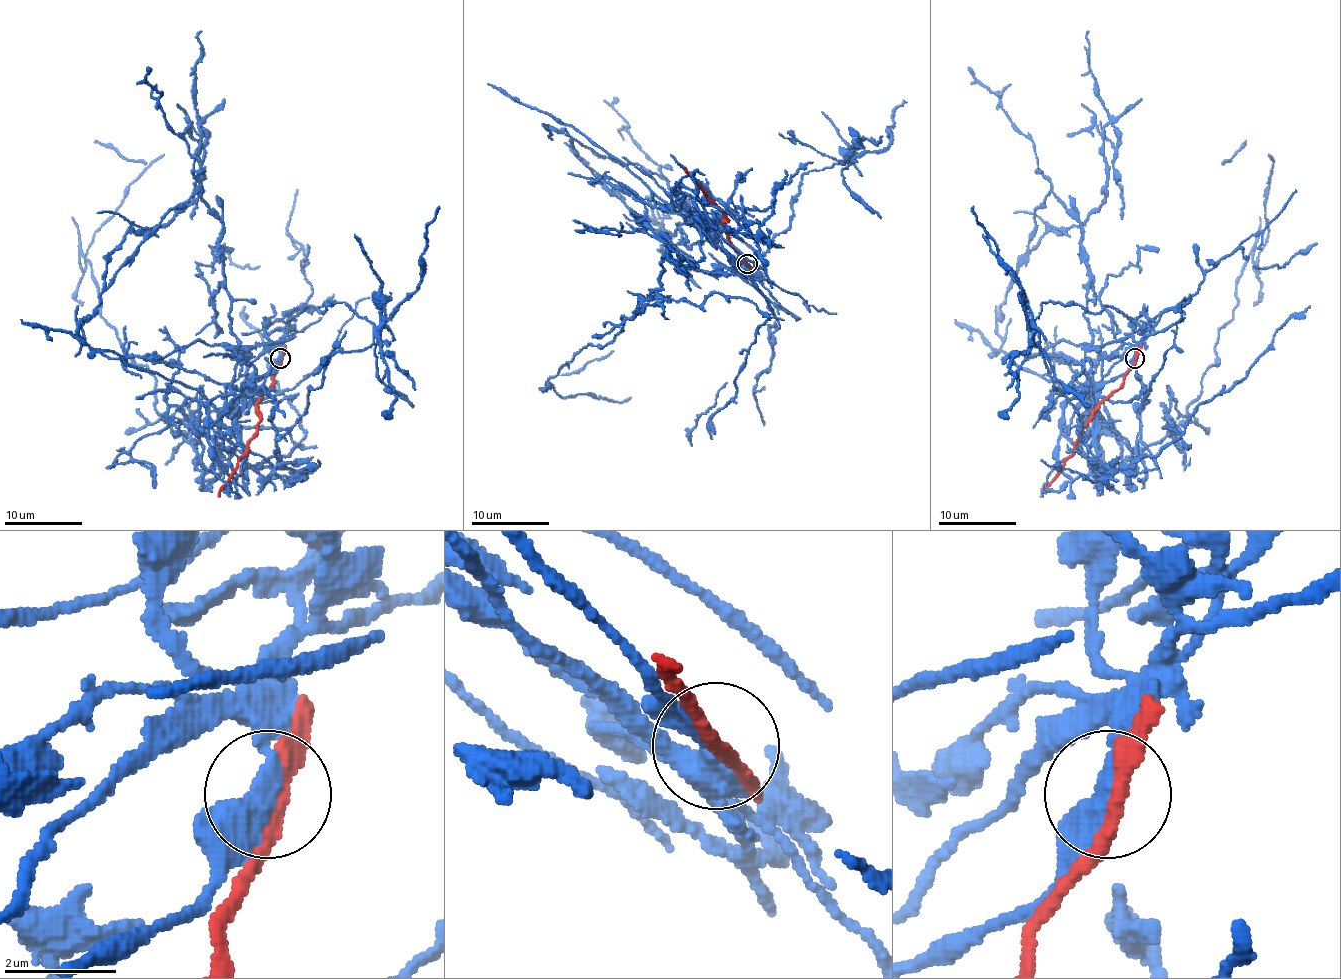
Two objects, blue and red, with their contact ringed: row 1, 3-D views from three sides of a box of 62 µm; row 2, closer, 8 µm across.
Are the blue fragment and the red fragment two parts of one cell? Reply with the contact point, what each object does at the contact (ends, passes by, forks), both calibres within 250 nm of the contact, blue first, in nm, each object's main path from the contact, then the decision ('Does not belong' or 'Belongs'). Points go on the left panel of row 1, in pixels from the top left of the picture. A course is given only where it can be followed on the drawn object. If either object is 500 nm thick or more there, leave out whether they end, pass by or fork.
Place: (280, 358). At the ring blue passes by. At the ring red passes by. Thickness 340 nm (blue) against 280 nm. Course of blue: (280, 358), (242, 353), (222, 221), (197, 192), (106, 283), (129, 231), (197, 196), (191, 124), (191, 219). Course of red: (280, 358), (275, 382), (257, 405), (257, 434), (218, 496). Does not belong

